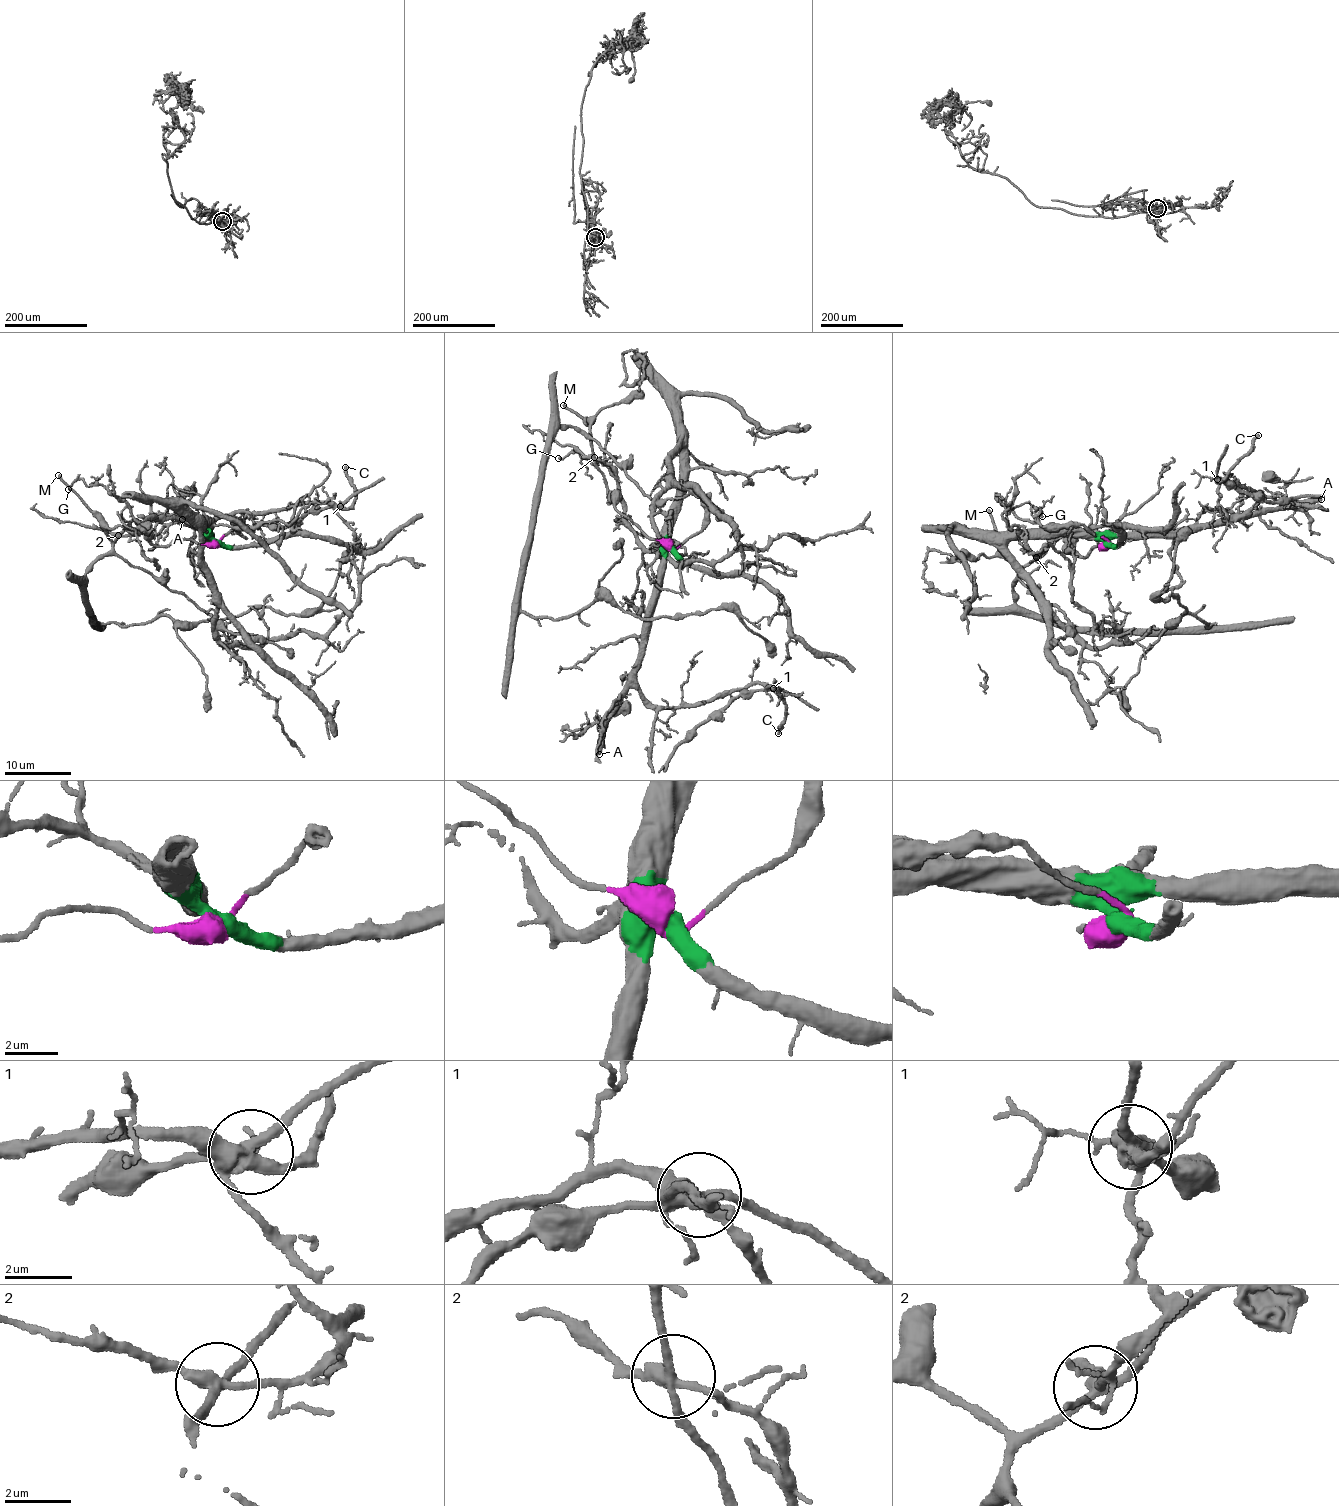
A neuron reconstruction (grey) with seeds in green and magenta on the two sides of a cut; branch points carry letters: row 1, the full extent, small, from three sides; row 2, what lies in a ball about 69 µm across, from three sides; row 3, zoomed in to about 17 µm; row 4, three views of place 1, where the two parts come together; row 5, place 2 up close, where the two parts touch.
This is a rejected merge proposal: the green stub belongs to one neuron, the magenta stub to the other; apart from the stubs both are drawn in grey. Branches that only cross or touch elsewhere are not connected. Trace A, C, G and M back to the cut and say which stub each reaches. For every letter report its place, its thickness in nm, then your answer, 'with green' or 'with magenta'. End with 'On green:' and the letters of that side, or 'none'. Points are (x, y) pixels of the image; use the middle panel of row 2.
A: at (599, 754); 500 nm thick; with green
C: at (778, 733); 240 nm thick; with green
G: at (558, 458); 140 nm thick; with green
M: at (563, 405); 220 nm thick; with magenta
On green: A, C, G

